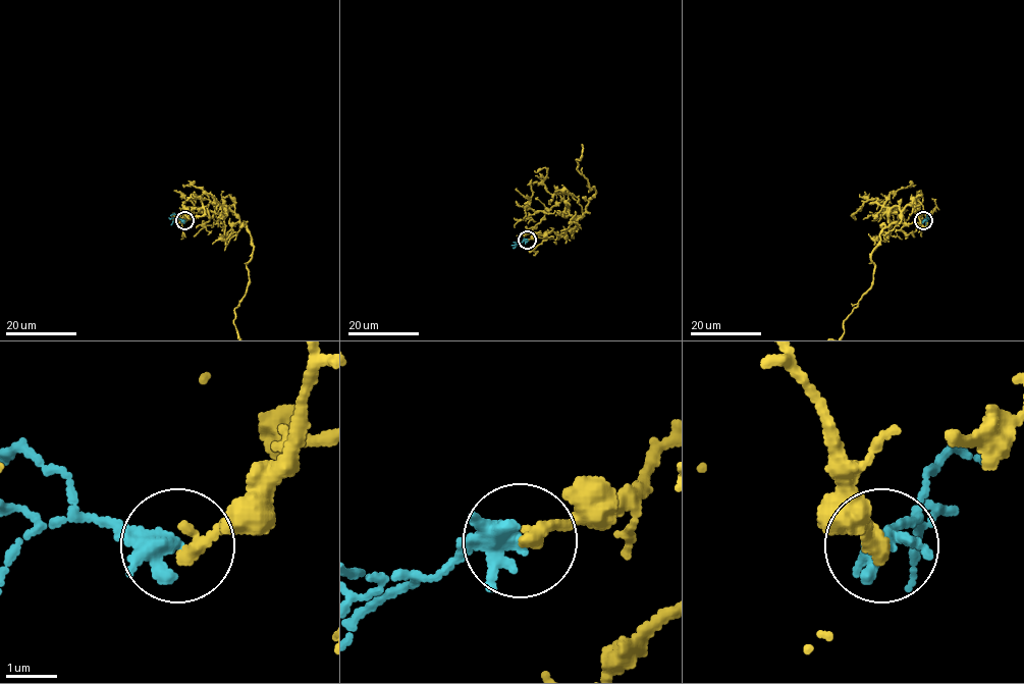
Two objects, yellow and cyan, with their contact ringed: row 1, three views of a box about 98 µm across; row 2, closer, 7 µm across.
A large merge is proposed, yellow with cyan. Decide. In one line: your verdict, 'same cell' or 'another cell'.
same cell

